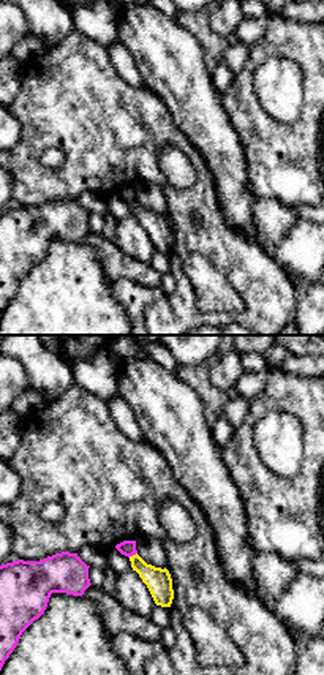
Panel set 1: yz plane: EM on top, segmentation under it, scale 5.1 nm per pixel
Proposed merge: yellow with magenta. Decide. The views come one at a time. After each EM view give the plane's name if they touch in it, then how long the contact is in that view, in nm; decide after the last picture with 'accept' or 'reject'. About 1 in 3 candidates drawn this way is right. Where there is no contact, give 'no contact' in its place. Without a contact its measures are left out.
yz | 50 nm

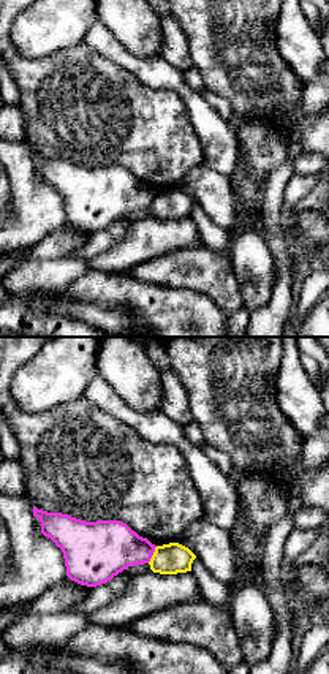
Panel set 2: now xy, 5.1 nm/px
xy | 100 nm

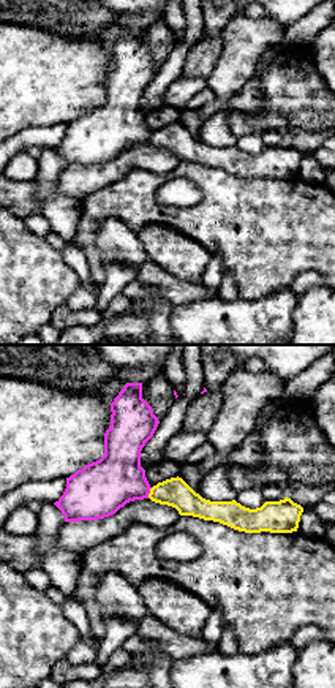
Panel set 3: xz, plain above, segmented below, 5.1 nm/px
xz | 60 nm

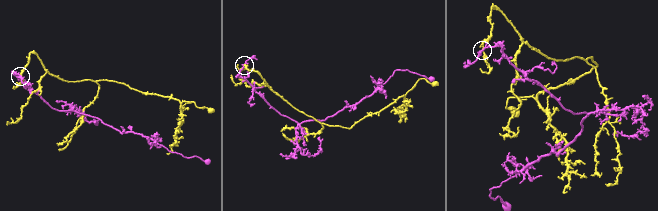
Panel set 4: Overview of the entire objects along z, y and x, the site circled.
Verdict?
reject

